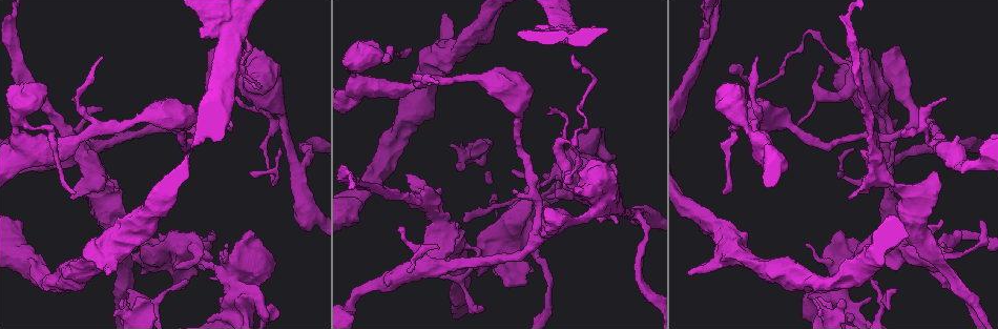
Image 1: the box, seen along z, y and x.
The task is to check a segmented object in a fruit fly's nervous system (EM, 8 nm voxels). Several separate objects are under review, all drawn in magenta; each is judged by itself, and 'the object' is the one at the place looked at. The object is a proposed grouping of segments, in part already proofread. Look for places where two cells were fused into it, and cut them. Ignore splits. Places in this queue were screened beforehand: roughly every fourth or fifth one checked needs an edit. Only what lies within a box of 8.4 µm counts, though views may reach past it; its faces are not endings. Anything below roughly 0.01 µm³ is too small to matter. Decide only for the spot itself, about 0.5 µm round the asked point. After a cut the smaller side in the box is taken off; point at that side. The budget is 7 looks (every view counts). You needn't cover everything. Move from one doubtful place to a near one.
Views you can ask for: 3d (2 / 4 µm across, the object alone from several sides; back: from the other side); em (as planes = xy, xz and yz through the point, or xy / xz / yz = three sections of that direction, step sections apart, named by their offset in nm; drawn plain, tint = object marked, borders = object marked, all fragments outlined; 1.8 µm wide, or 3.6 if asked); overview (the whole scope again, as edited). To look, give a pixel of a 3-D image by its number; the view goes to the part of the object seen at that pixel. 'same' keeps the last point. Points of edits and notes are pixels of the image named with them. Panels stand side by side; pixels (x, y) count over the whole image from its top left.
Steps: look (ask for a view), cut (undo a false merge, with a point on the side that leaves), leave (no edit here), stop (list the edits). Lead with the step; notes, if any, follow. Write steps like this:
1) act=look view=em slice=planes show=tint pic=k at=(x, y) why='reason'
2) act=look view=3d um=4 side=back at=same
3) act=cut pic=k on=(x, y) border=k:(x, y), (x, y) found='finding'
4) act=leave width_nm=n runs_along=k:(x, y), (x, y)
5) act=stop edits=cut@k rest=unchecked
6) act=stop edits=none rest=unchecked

act=look view=3d um=4 pic=1 at=(221, 266) why='a narrow waist'

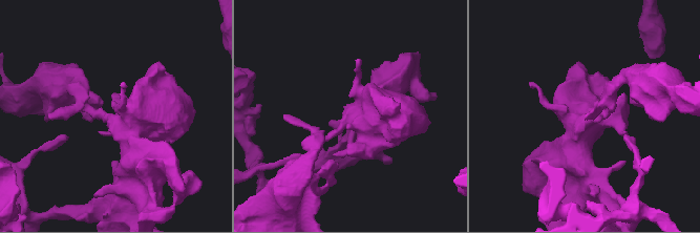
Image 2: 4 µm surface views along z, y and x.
act=look view=em um=3.6 slice=yz step=8 show=tint pic=2 at=(596, 119) why='now the EM'

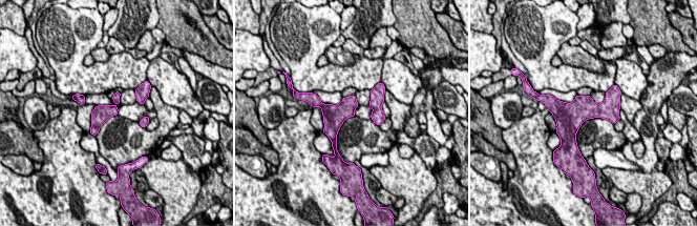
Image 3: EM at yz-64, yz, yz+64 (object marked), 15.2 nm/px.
act=leave width_nm=190 found='one cell here'

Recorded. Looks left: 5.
act=look view=3d um=4 pic=1 at=(570, 36) why='abrupt turn'

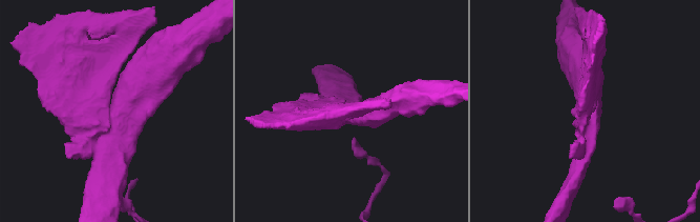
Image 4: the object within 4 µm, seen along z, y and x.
act=look view=em slice=planes show=tint pic=4 at=(110, 123)

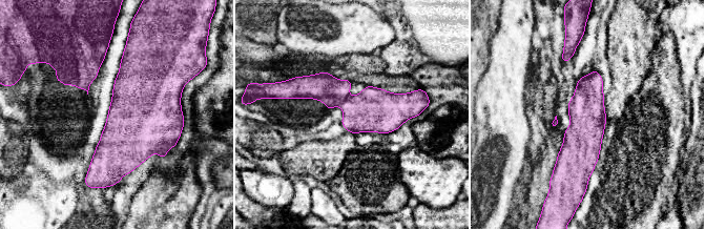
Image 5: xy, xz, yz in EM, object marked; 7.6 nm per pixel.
act=cut pic=5 on=(323, 86) width_nm=280 found='a second cell is stuck on'

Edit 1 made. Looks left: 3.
act=look view=overview

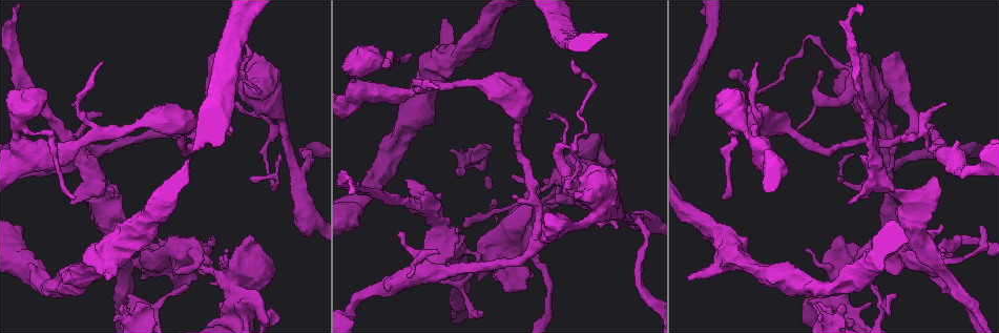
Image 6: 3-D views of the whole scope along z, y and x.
act=look view=3d um=2 pic=6 at=(455, 251) why='calibre changes'

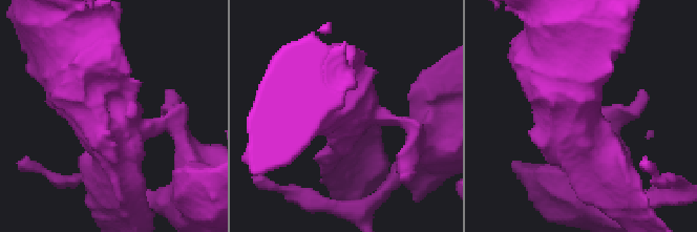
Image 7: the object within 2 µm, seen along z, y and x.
act=look view=em slice=planes show=tint pic=7 at=(581, 142) arm_widths_nm=170,480

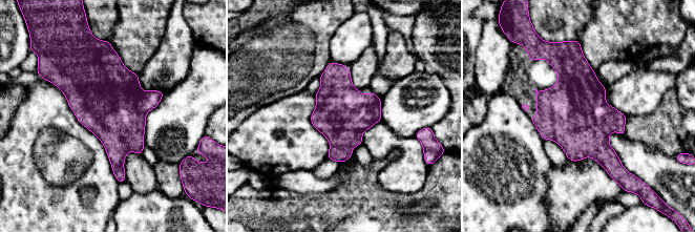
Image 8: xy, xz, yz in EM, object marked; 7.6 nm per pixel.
act=cut pic=8 on=(106, 95) border=8:(143, 91), (137, 104), (142, 114) found='a second cell is stuck on'

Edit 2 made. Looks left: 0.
act=stop edits=cut@5,cut@8 rest=unchecked

